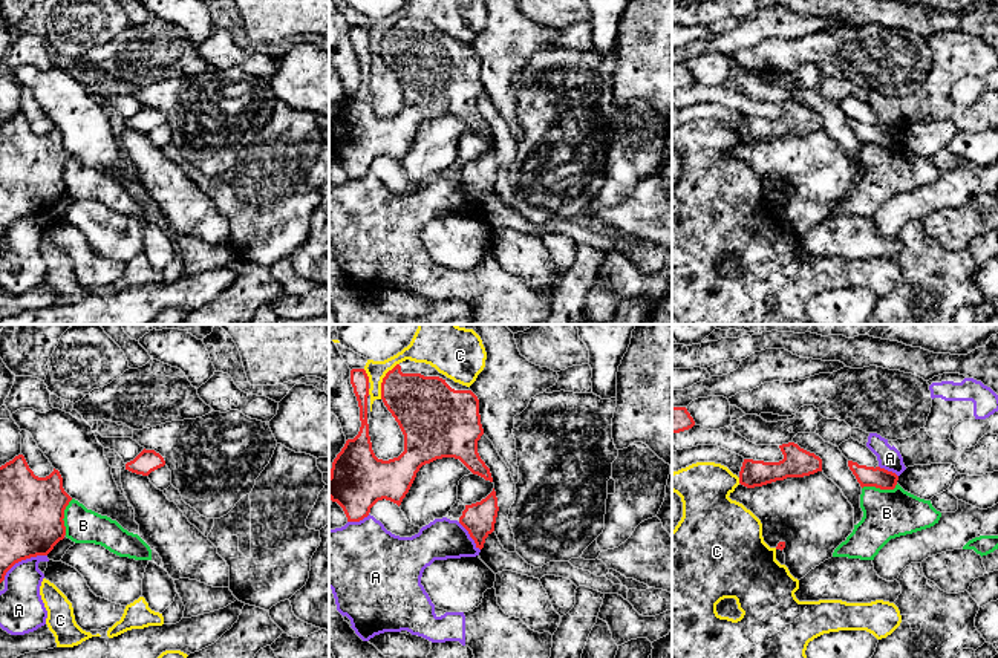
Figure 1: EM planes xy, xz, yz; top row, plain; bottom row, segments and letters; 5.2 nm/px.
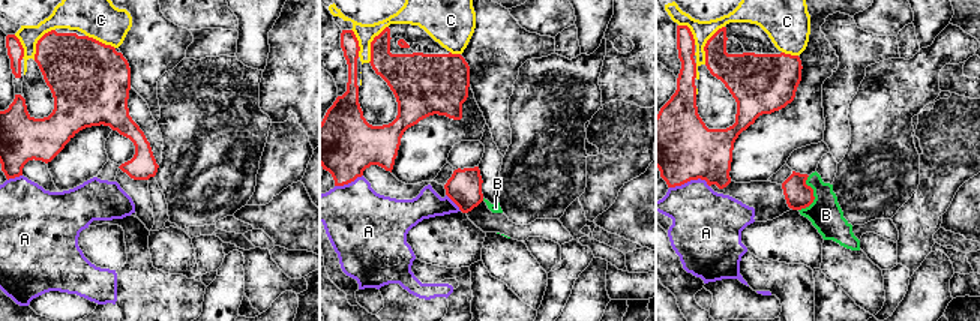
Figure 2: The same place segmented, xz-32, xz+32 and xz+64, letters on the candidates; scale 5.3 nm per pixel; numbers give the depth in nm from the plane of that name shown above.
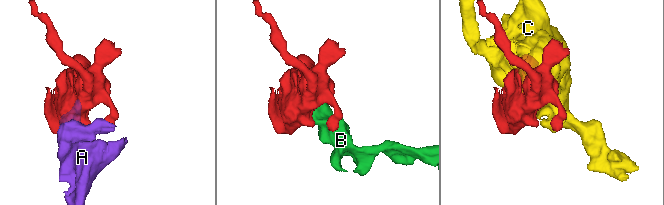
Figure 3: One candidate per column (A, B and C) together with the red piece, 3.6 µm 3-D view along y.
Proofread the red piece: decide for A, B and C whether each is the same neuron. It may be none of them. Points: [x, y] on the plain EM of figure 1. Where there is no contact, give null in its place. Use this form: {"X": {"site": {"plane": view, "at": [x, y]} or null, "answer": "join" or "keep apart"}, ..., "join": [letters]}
{"A": {"site": {"plane": "xy", "at": [23, 216]}, "answer": "keep apart"}, "B": {"site": {"plane": "yz", "at": [879, 144]}, "answer": "keep apart"}, "C": {"site": {"plane": "xz", "at": [383, 37]}, "answer": "keep apart"}, "join": []}

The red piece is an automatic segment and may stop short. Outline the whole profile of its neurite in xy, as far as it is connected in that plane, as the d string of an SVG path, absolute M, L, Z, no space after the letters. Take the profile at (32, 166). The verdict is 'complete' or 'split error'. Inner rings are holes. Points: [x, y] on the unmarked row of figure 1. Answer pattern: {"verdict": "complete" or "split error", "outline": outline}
{"verdict": "complete", "outline": "M23 112L0 124L0 240L18 219L47 213L64 196L64 167L72 155L63 145L58 127L38 135L29 125Z"}

